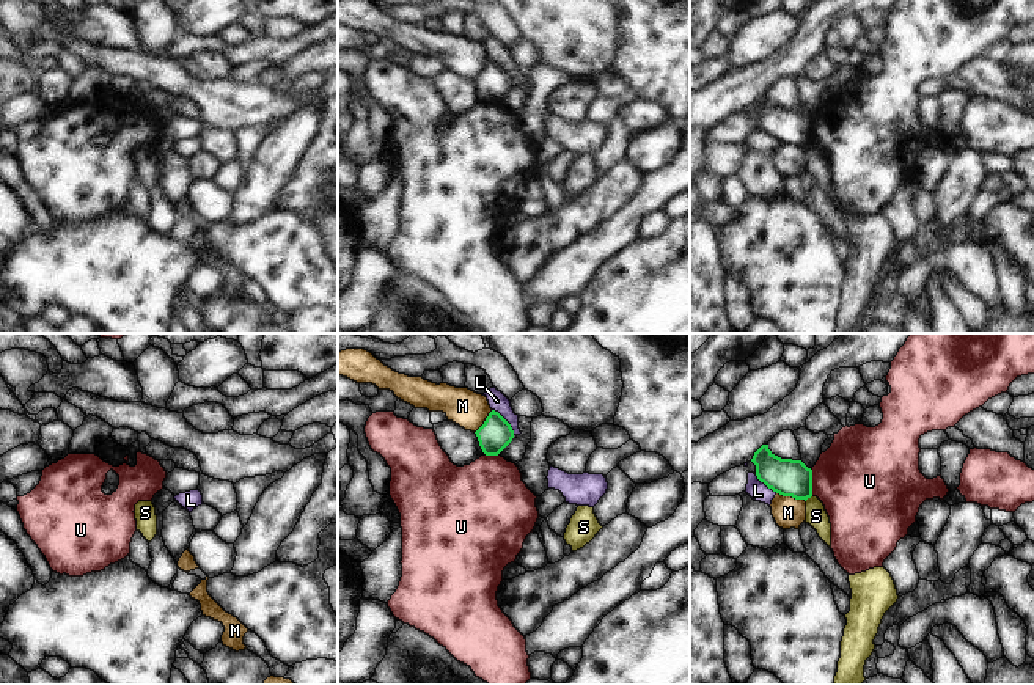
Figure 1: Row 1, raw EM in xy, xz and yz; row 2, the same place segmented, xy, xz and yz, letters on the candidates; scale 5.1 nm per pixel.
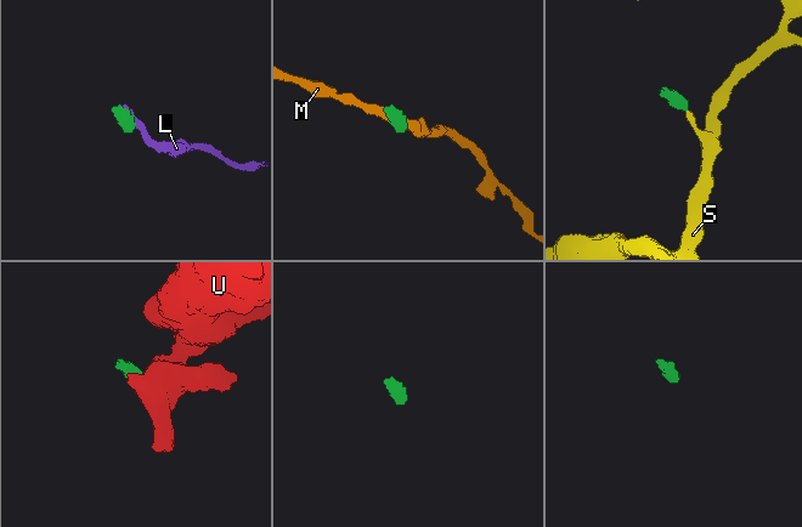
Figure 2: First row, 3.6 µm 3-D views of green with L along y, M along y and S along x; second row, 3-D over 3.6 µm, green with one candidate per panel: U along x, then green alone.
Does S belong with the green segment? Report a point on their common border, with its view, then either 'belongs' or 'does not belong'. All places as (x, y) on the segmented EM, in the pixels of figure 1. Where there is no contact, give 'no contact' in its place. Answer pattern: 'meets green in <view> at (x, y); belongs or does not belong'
meets green in yz at (808, 497); does not belong

